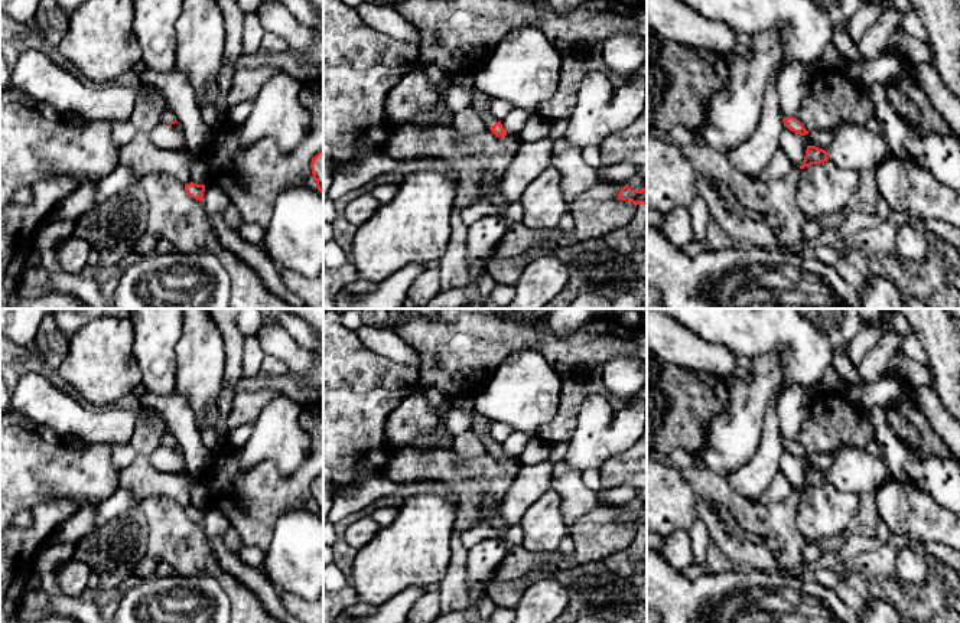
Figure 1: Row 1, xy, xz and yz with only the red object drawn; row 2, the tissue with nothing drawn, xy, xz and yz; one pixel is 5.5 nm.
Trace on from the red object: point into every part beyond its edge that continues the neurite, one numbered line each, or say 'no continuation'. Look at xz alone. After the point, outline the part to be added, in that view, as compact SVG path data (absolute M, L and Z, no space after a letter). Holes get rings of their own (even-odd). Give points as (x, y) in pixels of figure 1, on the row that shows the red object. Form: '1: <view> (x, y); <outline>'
1: xz (490, 120); M489 107L485 110L482 120L486 124L486 128L492 127L498 120L491 114Z

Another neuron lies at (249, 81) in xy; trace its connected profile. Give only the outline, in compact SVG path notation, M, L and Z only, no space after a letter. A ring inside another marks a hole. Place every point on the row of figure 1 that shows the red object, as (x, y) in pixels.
M240 65L234 74L232 87L224 98L225 107L234 107L244 101L254 101L264 84L279 74L271 66Z

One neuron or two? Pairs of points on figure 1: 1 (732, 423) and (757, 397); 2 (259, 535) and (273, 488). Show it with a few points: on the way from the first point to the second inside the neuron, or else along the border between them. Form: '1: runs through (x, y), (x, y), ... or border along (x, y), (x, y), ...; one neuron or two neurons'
1: runs through (738, 417), (751, 403); one neuron
2: runs through (259, 524), (259, 502), (262, 499); one neuron

